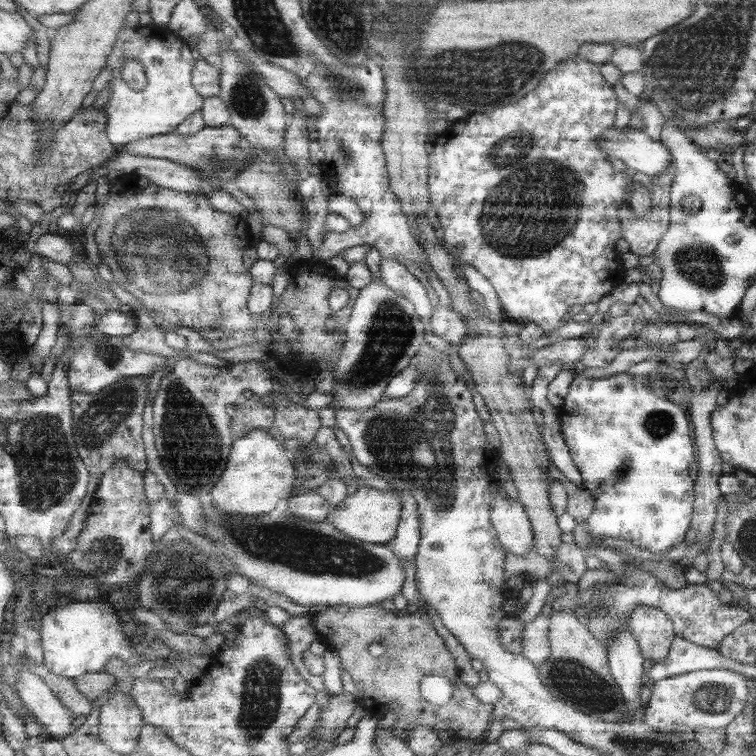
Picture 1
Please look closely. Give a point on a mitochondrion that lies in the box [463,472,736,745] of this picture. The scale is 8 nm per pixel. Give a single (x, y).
(575, 682)

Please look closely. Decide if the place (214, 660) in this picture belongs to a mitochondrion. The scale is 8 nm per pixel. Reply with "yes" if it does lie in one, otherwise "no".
no

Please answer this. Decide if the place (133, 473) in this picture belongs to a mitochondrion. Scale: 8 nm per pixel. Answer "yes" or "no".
no

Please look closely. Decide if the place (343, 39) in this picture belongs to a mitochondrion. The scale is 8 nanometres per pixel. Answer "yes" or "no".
yes

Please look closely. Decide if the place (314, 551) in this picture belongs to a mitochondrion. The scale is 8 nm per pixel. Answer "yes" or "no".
yes

